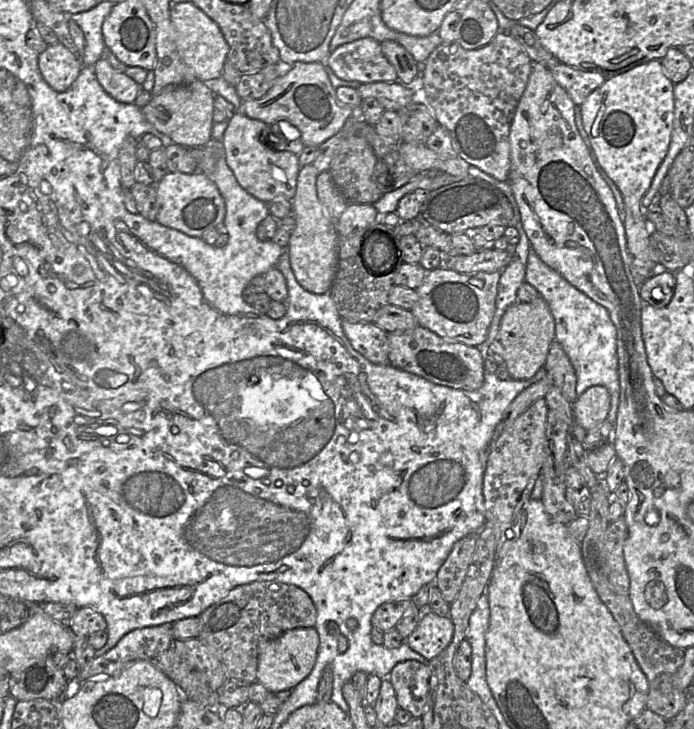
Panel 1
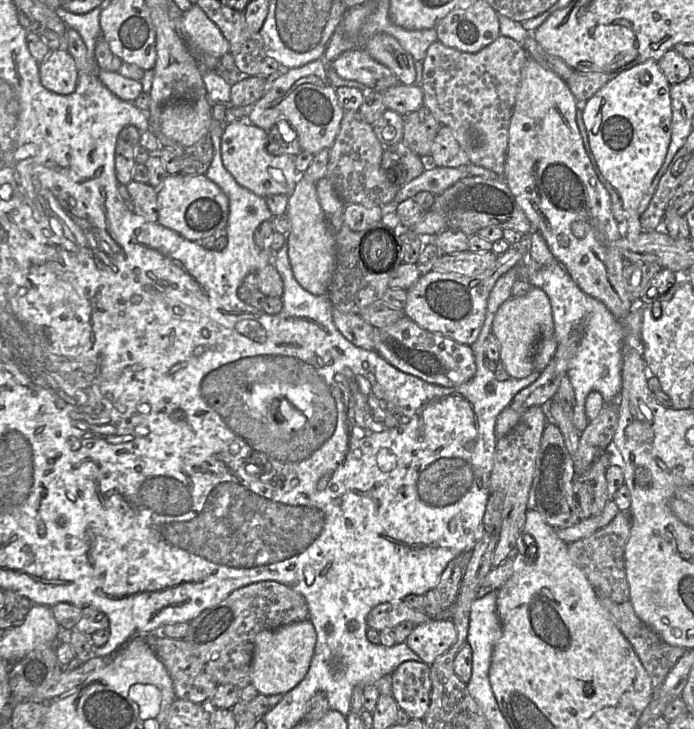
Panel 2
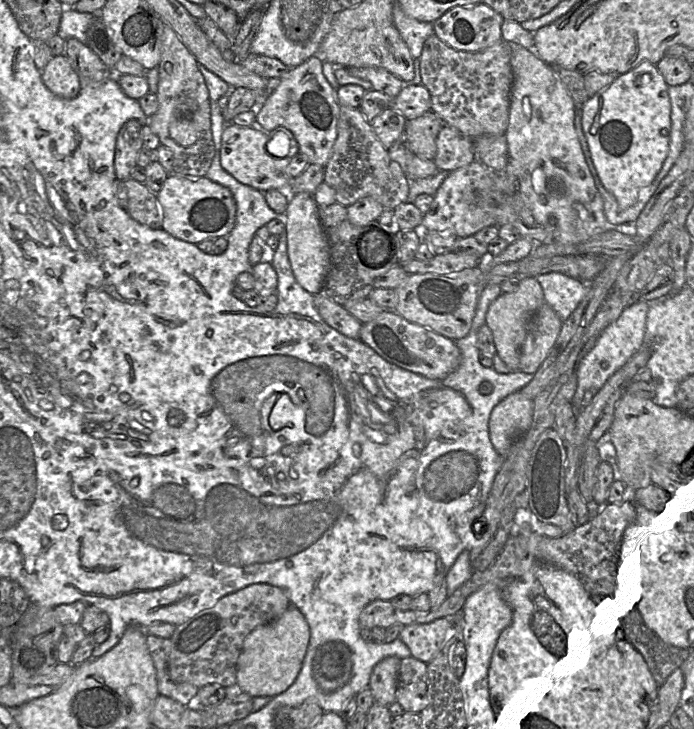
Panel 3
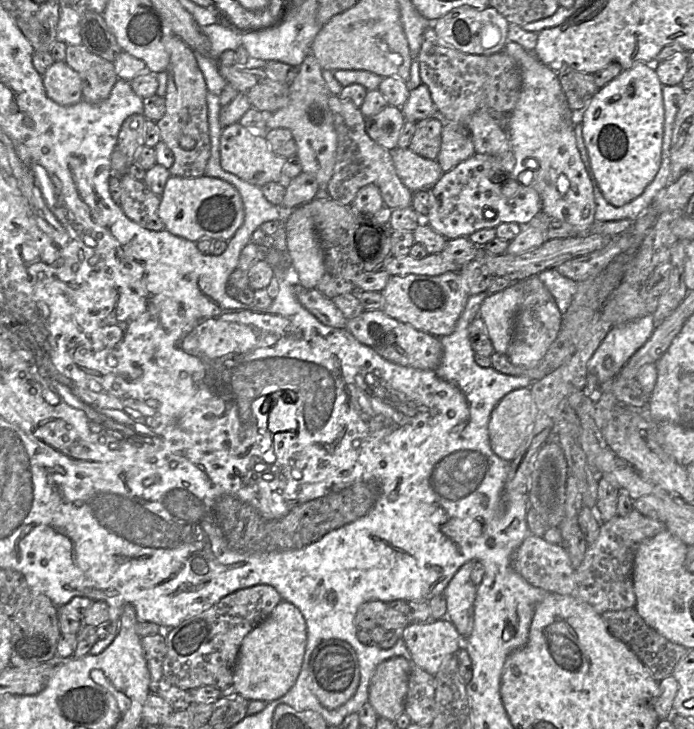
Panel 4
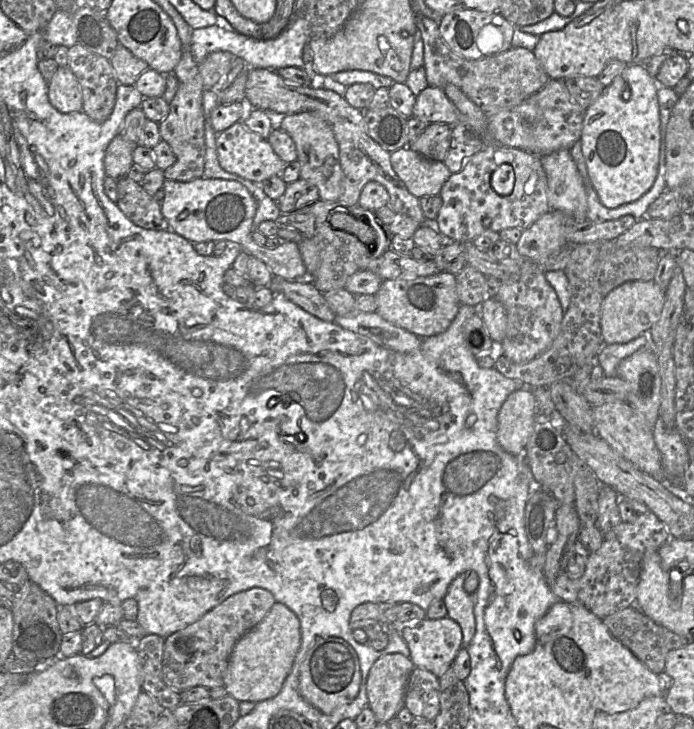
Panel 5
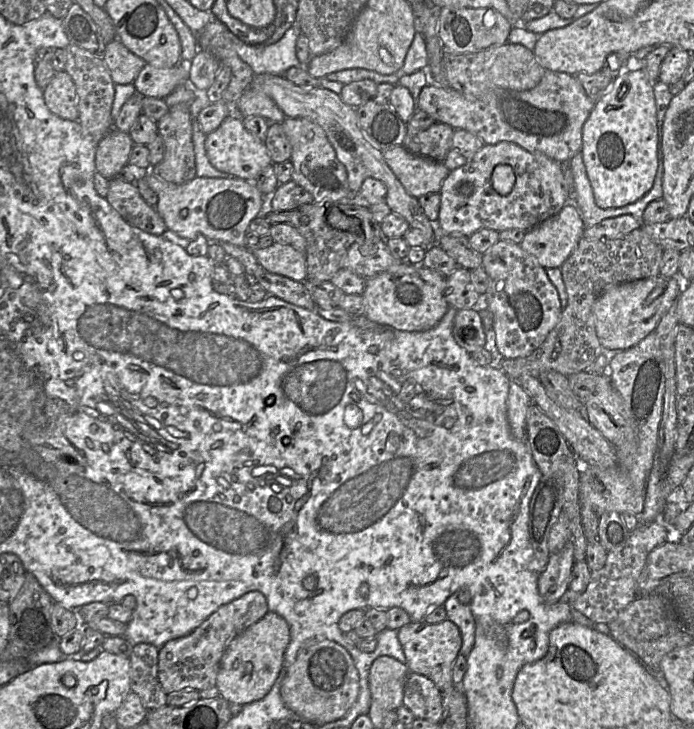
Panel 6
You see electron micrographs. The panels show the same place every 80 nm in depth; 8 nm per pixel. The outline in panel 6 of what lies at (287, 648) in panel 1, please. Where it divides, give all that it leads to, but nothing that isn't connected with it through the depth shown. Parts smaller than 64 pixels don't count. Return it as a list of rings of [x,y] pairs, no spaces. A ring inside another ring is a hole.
[[[269,612],[259,621],[236,636],[227,647],[216,679],[220,697],[231,705],[245,705],[265,697],[283,668],[284,654],[290,643],[290,627],[275,612]]]

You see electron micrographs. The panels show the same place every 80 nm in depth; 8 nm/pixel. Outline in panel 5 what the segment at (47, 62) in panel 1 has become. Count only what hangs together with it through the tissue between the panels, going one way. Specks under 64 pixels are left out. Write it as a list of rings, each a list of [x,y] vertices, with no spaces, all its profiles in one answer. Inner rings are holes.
[[[68,66],[57,68],[47,88],[49,102],[59,112],[82,111],[79,82]]]

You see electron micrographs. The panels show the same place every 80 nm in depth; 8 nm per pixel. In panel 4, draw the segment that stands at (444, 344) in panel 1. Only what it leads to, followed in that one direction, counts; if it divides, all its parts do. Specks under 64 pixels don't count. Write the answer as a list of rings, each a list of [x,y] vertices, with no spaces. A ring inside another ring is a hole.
[[[365,310],[356,318],[348,319],[345,329],[362,345],[401,366],[431,370],[435,369],[442,359],[443,349],[438,337],[400,322],[382,310]]]

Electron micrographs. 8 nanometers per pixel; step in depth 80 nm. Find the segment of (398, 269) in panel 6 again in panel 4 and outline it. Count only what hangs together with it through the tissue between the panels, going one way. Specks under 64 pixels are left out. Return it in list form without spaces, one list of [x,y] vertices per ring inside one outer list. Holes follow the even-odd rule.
[[[459,271],[437,276],[409,274],[391,276],[381,291],[388,316],[438,338],[451,334],[470,297],[468,286]]]

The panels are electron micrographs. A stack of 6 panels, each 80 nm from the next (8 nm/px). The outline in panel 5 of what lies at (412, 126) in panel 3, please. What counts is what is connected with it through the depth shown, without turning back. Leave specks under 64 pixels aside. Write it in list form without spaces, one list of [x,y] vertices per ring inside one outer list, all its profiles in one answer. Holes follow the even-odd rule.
[[[429,123],[407,146],[428,159],[441,160],[443,162],[450,144],[450,130],[451,126],[449,124]]]

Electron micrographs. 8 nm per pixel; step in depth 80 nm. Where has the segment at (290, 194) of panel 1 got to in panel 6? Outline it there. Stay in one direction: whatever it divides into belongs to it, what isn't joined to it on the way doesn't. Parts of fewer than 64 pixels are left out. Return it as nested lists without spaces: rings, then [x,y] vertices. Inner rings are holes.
[[[231,113],[215,131],[206,135],[205,149],[217,170],[246,181],[253,182],[264,168],[273,164],[265,143],[245,128],[238,113]]]

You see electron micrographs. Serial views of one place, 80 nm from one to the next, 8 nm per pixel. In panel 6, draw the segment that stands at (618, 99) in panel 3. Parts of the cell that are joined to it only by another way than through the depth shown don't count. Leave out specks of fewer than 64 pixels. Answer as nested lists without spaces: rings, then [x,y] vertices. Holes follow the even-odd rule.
[[[638,64],[613,80],[610,90],[595,104],[583,126],[583,162],[600,208],[619,208],[636,202],[650,191],[656,177],[658,126],[654,84]]]

